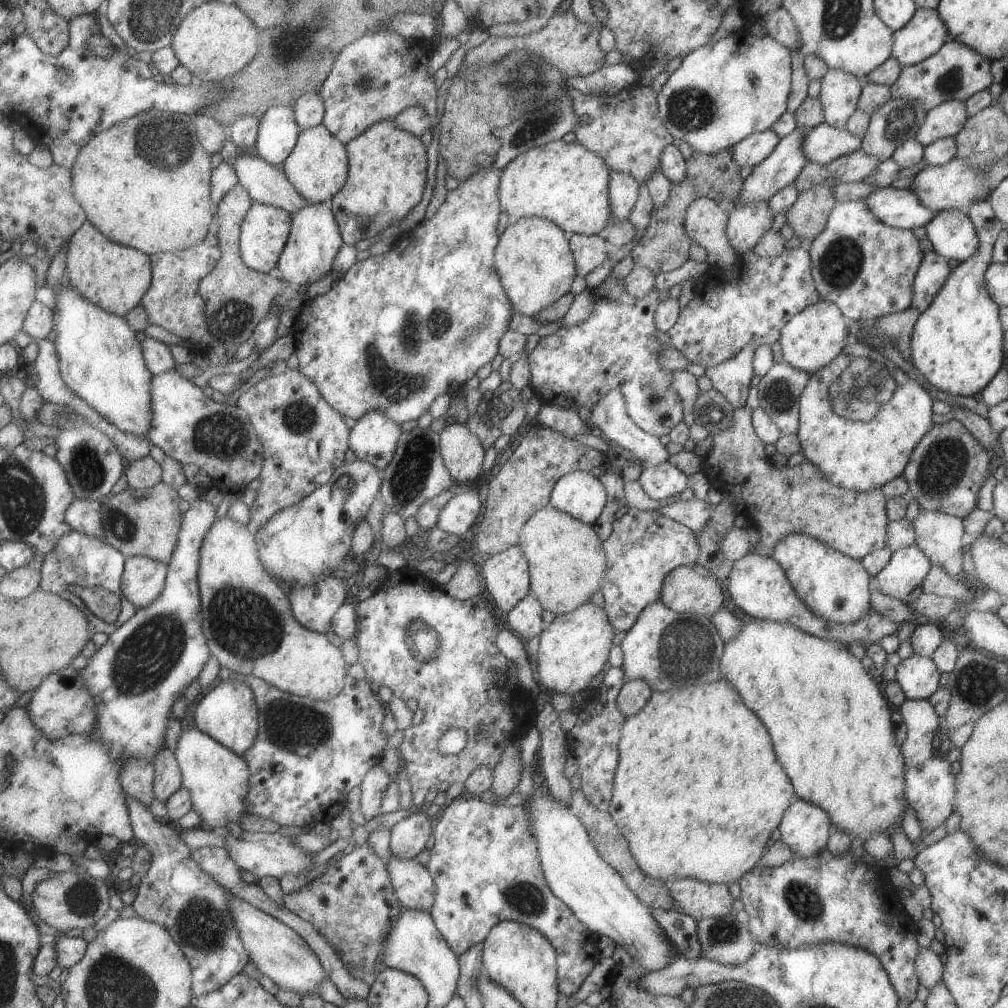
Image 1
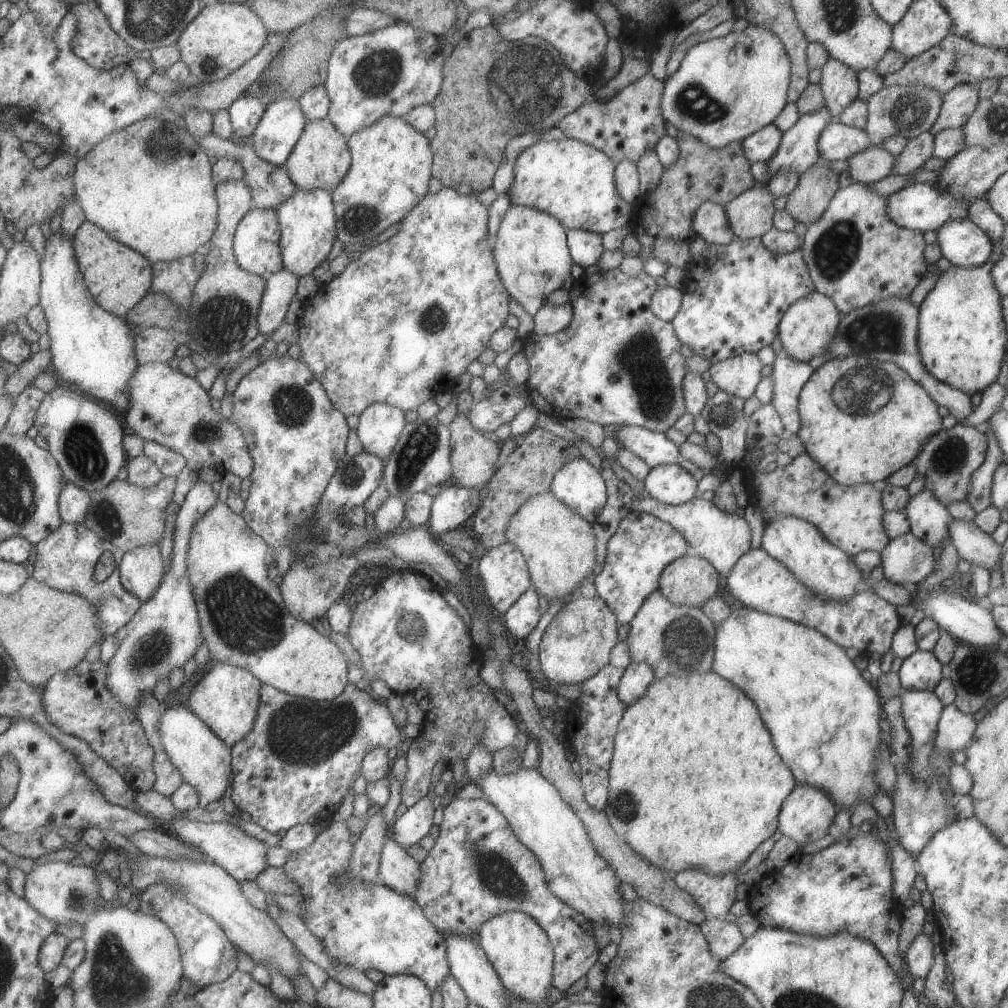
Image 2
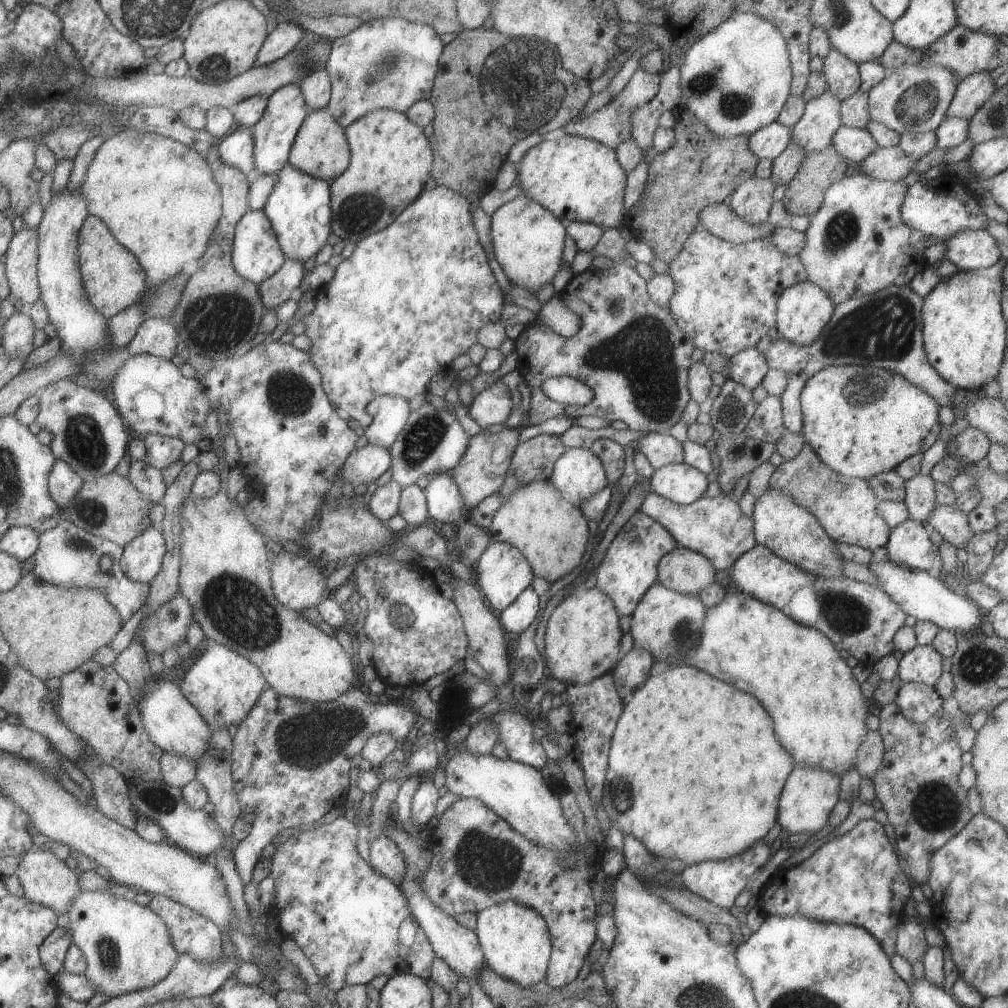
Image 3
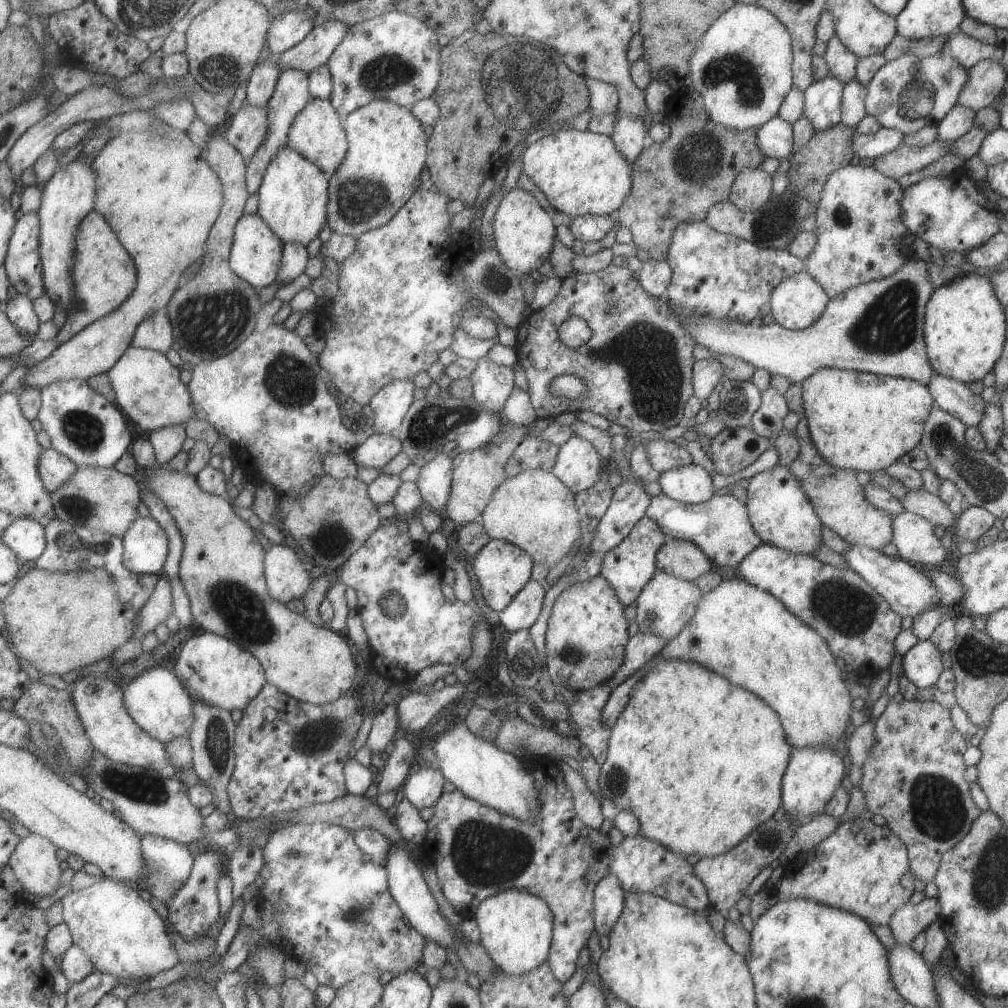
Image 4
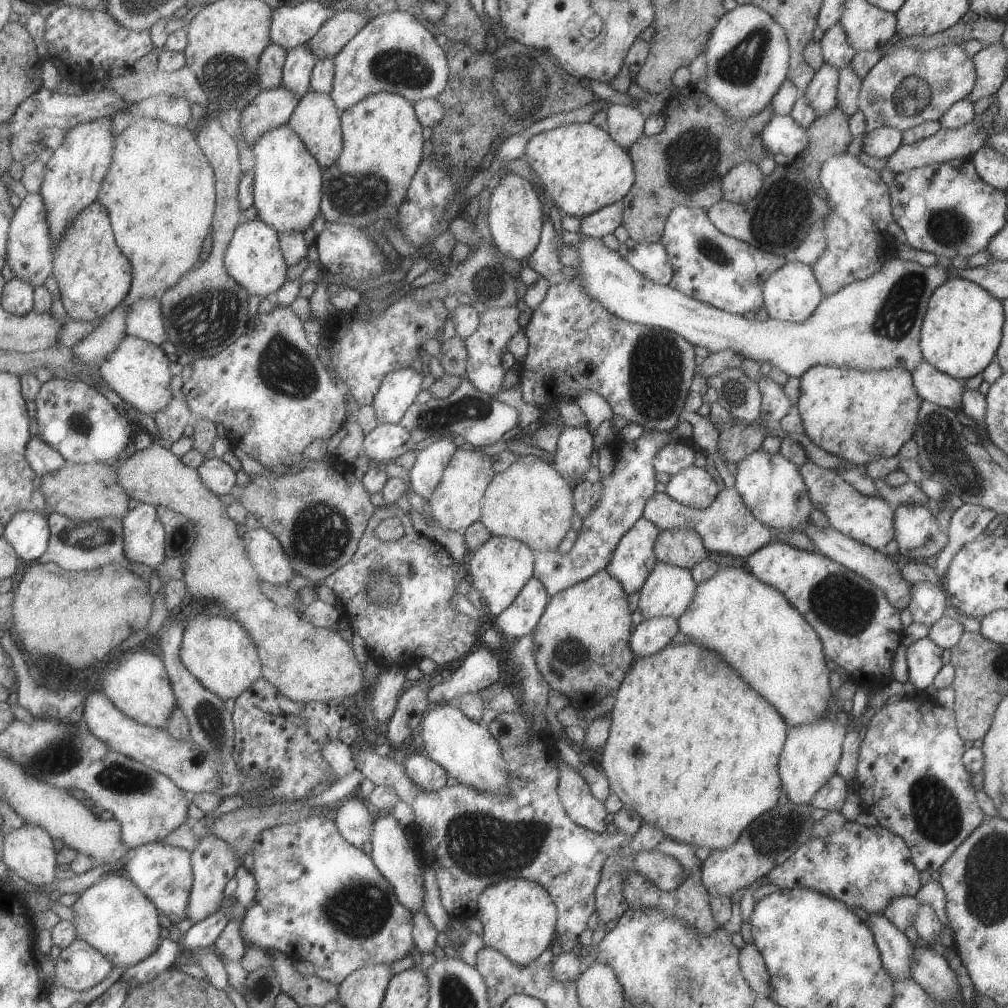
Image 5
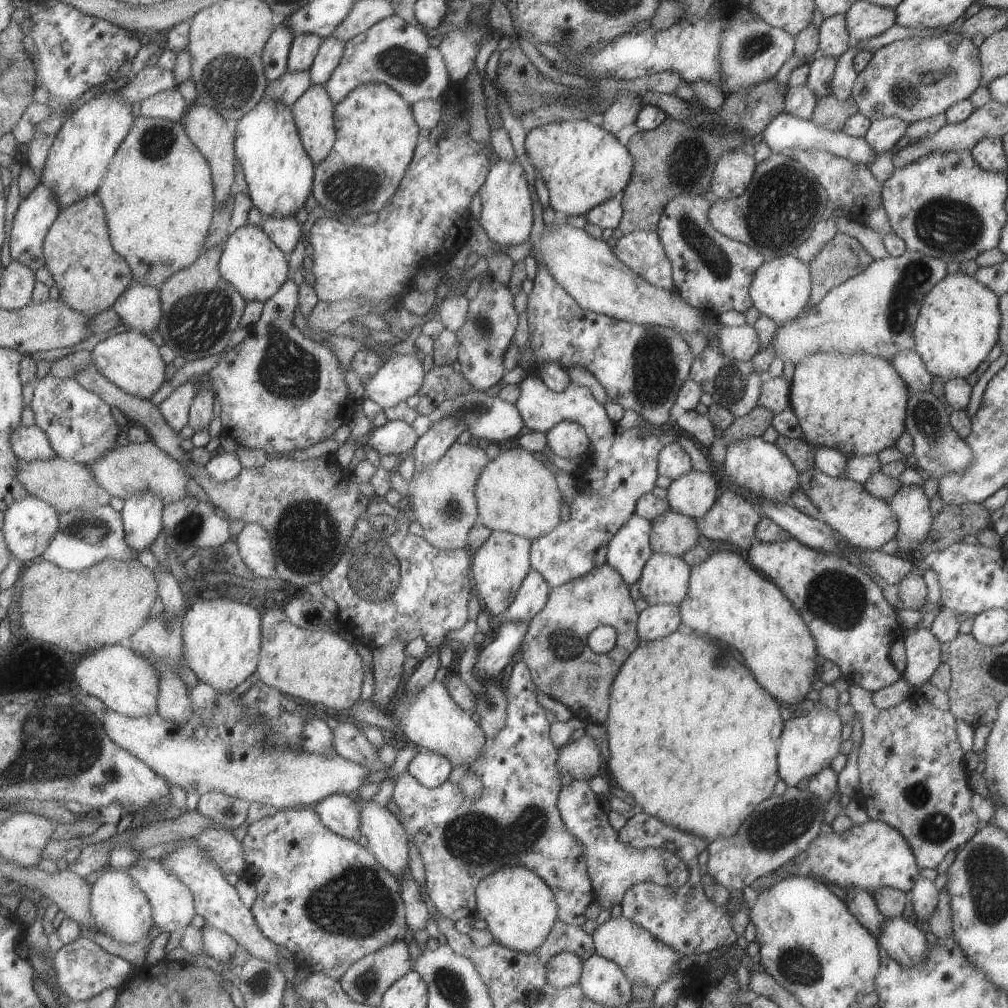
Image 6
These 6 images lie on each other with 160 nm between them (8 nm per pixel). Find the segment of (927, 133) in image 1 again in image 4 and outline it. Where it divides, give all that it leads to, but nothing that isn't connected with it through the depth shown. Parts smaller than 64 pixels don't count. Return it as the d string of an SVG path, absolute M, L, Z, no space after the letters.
M979 60L968 69L967 82L961 88L956 105L977 110L990 106L1002 92L1007 74L1001 63Z

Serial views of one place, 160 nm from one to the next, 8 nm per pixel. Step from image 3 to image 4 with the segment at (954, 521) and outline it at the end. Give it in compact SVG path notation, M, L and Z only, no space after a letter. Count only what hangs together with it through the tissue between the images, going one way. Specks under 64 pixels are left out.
M923 488L906 490L901 506L904 511L913 512L916 516L925 518L933 527L943 526L946 531L950 531L955 521L955 515L949 510L947 504L943 504L937 495L930 494Z

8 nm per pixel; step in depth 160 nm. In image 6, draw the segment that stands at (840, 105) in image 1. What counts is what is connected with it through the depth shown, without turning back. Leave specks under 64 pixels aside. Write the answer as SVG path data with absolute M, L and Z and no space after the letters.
M843 15L824 18L818 26L819 55L837 60L851 43Z

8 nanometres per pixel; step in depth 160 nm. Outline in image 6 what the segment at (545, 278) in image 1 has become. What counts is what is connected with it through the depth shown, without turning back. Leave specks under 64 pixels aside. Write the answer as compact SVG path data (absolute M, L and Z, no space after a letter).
M498 160L495 165L490 166L478 194L481 202L478 221L491 241L500 247L521 244L529 238L531 224L533 224L531 196L525 172L519 164Z

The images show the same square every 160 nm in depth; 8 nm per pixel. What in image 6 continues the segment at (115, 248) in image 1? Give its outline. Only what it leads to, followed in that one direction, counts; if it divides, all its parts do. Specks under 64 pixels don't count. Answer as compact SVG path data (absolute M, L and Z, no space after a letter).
M96 194L85 197L83 201L68 206L60 212L60 217L49 231L44 251L47 268L55 277L56 286L61 294L60 298L78 313L84 313L86 317L92 317L112 306L133 282L131 267L113 250L103 203Z

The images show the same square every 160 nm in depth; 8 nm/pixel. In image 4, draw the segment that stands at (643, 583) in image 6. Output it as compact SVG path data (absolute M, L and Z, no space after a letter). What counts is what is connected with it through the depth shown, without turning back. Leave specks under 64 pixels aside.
M656 570L634 601L637 609L634 620L637 622L638 632L657 634L667 641L675 638L681 632L681 628L691 620L697 602L701 600L701 594L694 582Z

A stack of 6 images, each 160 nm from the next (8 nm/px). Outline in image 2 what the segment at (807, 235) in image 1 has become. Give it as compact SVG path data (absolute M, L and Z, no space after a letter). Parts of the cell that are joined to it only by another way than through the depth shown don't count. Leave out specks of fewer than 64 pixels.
M821 160L810 166L798 176L797 186L787 195L784 210L795 222L807 226L818 221L839 188L837 174L828 170L827 165Z

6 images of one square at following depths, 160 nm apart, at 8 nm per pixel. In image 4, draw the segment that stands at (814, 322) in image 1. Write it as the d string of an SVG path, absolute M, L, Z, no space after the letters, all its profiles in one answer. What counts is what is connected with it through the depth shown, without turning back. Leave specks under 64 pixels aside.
M801 270L789 278L783 278L771 290L770 313L775 323L788 330L803 330L813 324L825 310L829 298L823 288Z

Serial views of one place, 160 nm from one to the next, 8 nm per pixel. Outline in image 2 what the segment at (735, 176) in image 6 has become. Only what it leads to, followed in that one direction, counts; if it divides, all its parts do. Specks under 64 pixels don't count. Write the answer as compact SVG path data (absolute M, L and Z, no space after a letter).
M755 184L723 205L729 228L737 239L760 238L772 226L774 196L765 184Z

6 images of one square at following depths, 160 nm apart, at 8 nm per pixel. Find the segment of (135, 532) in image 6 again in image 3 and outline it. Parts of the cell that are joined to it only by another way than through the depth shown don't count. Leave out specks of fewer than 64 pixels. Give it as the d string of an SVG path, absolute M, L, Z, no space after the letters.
M151 524L123 547L119 561L124 575L132 581L149 584L161 570L166 548L158 526Z

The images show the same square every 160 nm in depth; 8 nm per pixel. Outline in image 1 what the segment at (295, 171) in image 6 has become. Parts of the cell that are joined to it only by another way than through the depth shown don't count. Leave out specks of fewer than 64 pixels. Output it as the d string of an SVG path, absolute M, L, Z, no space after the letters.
M307 203L290 215L290 233L278 256L280 278L292 286L309 286L332 270L332 262L342 245L342 238L329 204Z

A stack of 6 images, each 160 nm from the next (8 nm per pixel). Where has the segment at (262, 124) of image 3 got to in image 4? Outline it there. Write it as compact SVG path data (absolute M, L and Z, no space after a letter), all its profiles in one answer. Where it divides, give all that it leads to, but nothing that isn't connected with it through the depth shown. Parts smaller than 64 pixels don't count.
M289 68L280 73L277 83L275 84L273 95L267 102L267 130L265 130L263 142L261 142L261 146L255 150L250 162L246 165L245 188L248 196L258 192L263 172L265 172L265 166L269 164L269 160L273 158L273 154L275 154L279 148L283 148L285 144L288 144L287 132L289 132L291 122L295 120L295 114L297 114L299 110L302 110L311 100L311 96L308 92L308 75L305 74L305 72Z

